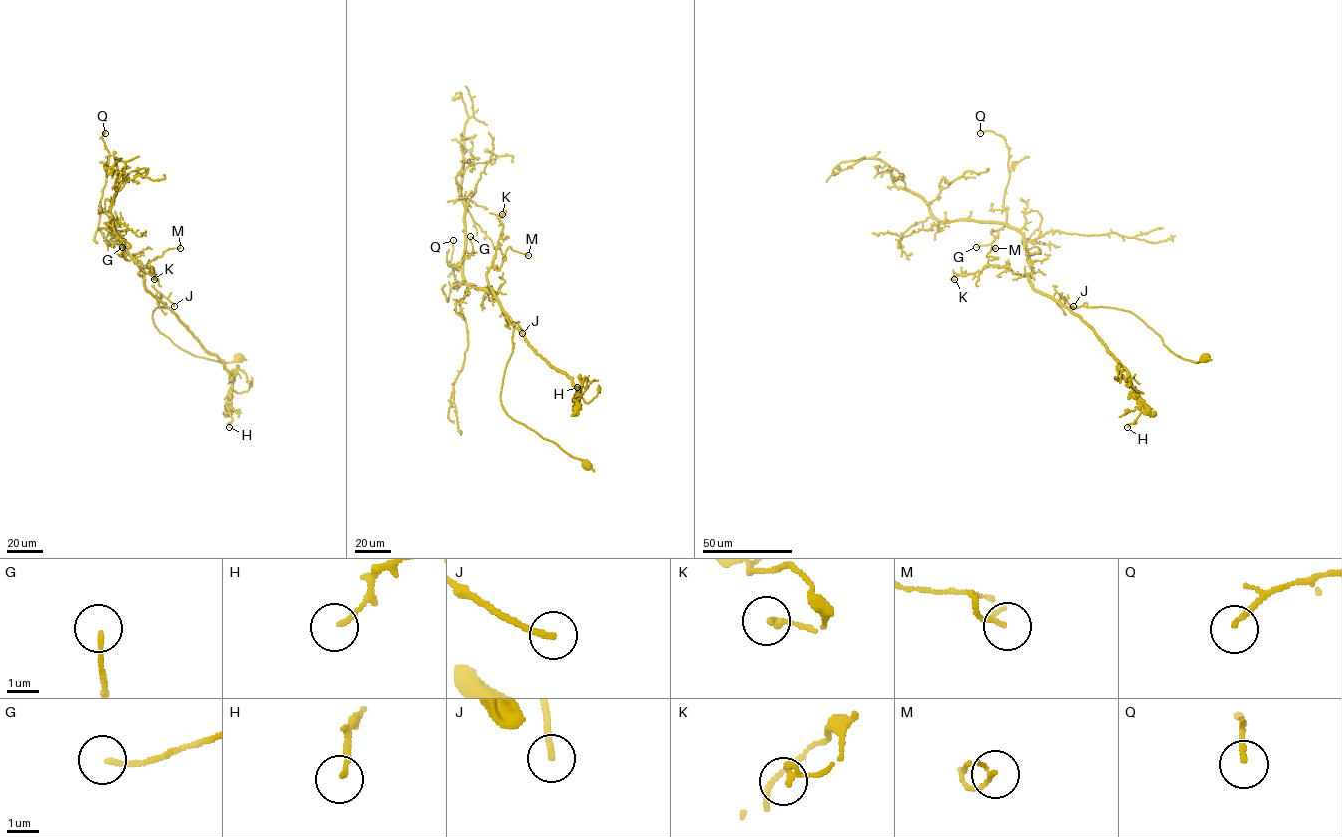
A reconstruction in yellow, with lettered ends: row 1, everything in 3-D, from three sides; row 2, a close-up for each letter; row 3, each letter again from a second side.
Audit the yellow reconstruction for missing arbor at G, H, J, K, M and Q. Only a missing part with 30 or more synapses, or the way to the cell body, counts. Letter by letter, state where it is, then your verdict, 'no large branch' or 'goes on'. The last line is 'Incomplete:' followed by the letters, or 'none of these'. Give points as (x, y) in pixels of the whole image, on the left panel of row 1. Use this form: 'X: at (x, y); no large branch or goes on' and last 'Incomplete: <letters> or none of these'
G: at (122, 247); no large branch
H: at (229, 427); no large branch
J: at (174, 306); no large branch
K: at (154, 279); no large branch
M: at (180, 248); no large branch
Q: at (105, 133); no large branch
Incomplete: none of these

